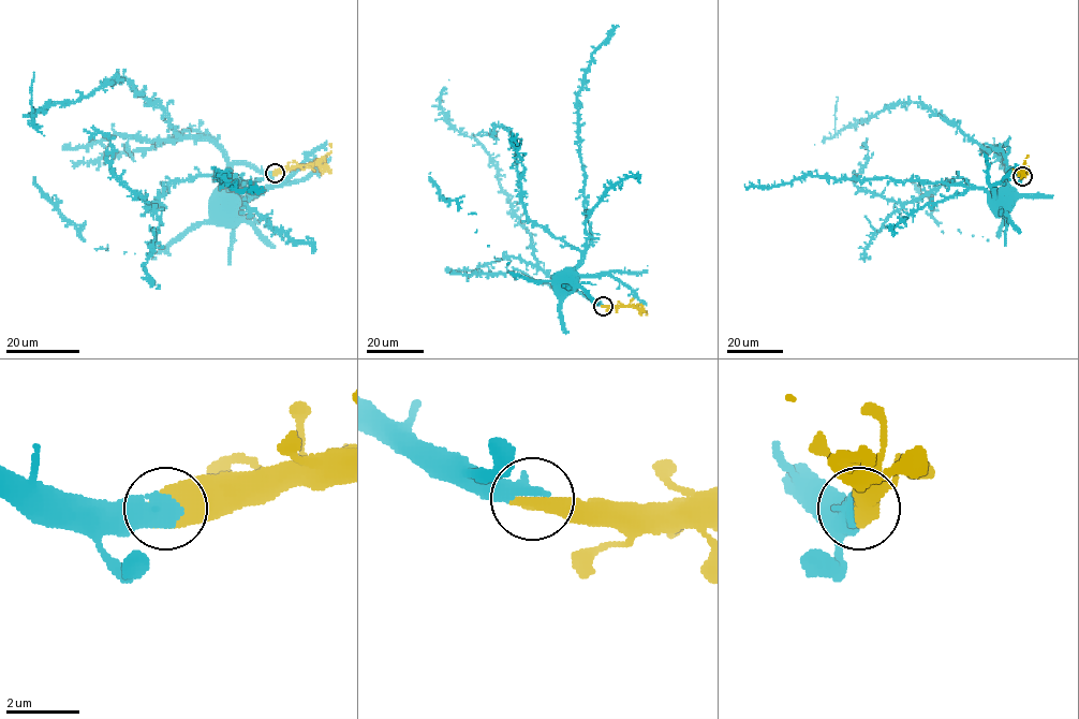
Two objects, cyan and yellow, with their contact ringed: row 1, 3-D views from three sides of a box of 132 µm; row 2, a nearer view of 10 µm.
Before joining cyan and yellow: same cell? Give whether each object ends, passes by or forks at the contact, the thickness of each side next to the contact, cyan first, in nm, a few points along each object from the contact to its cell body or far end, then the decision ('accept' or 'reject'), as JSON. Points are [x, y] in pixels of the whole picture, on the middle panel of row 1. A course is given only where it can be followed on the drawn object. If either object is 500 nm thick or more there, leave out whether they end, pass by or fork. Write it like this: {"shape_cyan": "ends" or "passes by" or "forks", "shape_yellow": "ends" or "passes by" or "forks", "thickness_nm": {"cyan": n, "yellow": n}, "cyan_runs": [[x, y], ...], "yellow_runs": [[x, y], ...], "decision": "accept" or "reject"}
{"thickness_nm": {"cyan": 600, "yellow": 700}, "cyan_runs": [[603, 305], [541, 267], [532, 236], [499, 182], [492, 158], [475, 138], [452, 126], [439, 100], [444, 101]], "yellow_runs": [[603, 306], [634, 306], [647, 312], [646, 316]], "decision": "accept"}

